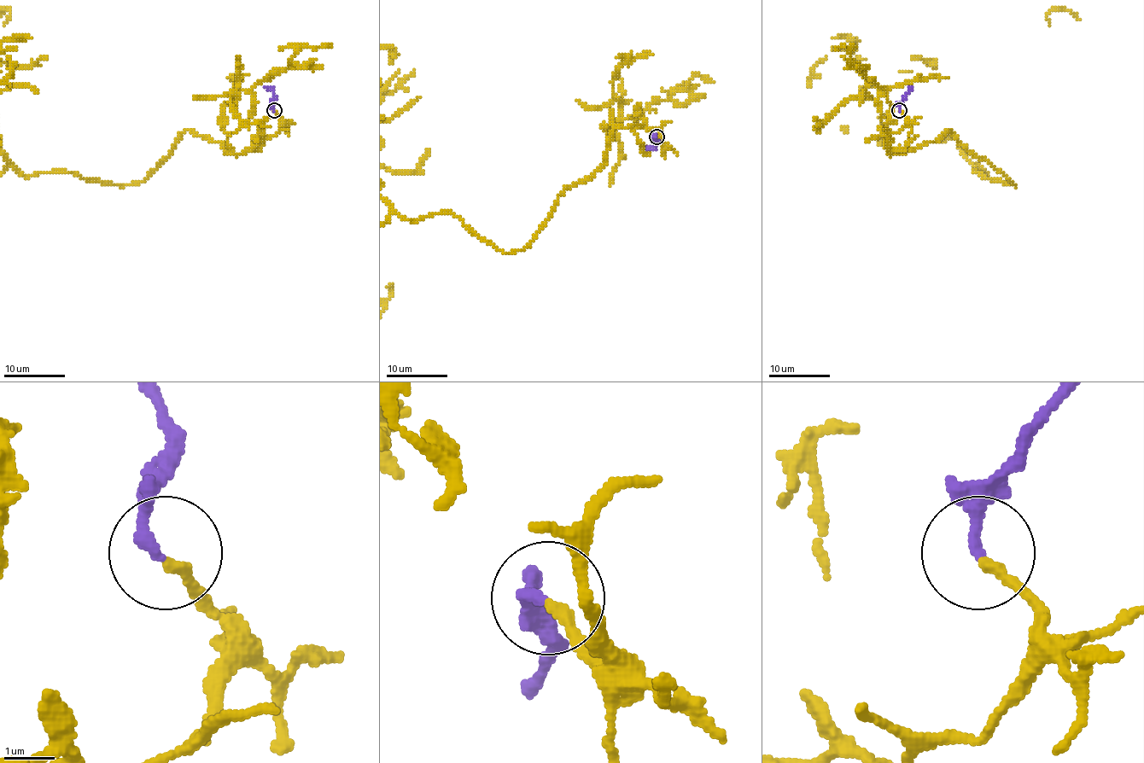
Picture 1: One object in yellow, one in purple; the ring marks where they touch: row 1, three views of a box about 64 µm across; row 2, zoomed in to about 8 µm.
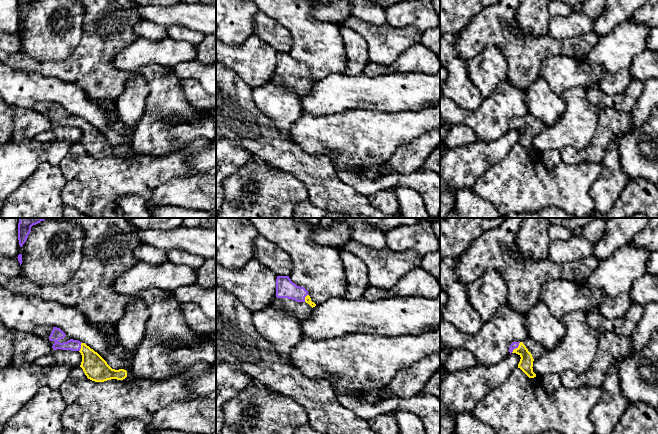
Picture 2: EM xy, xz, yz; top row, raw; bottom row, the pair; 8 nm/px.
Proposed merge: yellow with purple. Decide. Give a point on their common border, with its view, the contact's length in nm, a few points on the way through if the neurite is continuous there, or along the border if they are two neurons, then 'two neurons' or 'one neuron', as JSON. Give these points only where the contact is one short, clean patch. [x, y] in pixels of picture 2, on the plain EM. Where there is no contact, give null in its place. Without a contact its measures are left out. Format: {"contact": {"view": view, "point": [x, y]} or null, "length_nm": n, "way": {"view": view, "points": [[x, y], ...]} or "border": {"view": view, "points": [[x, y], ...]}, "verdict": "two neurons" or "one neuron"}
{"contact": {"view": "yz", "point": [516, 124]}, "length_nm": 120, "way": {"view": "yz", "points": [[526, 138], [526, 133], [516, 124], [514, 121]]}, "verdict": "one neuron"}

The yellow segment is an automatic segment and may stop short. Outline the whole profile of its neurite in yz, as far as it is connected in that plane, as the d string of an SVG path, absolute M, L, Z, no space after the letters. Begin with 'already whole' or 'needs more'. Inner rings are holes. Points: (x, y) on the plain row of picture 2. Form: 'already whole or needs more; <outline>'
needs more; M513 118L509 123L509 128L510 130L516 129L521 133L518 144L520 144L529 154L536 153L532 144L534 135L523 118Z

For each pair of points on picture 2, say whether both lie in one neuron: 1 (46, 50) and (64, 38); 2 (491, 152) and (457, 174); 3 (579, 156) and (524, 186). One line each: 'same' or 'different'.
1: same
2: same
3: different

